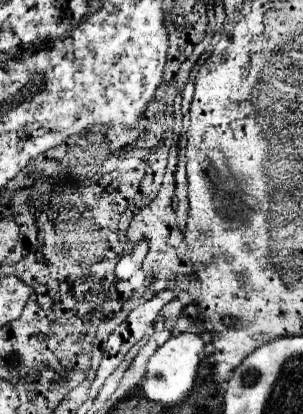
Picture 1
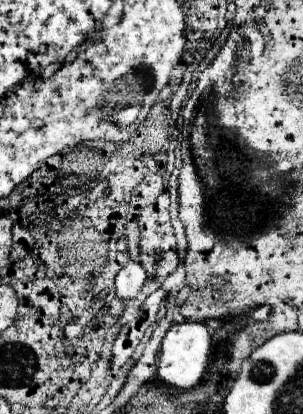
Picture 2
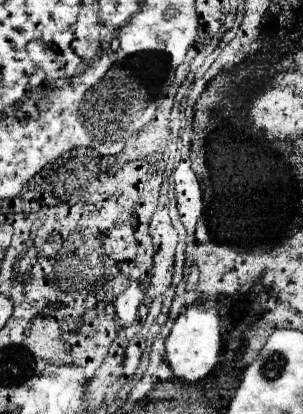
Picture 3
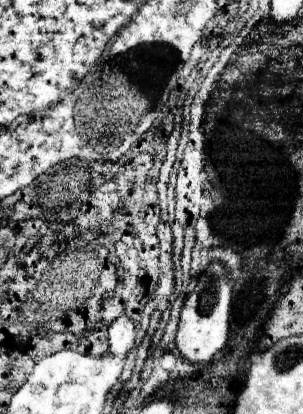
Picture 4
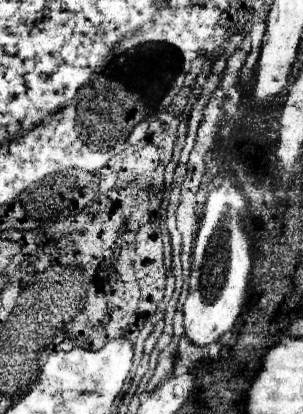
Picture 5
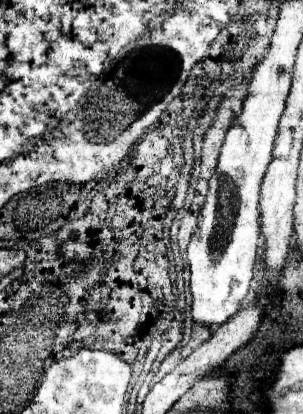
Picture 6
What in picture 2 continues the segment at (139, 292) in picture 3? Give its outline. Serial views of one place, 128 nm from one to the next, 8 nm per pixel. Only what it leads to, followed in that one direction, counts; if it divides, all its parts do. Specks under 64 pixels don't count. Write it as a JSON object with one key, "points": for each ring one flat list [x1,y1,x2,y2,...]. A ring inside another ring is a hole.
{"points":[[128,262,116,276,116,294,122,300,134,298,146,280,146,270,140,262]]}

